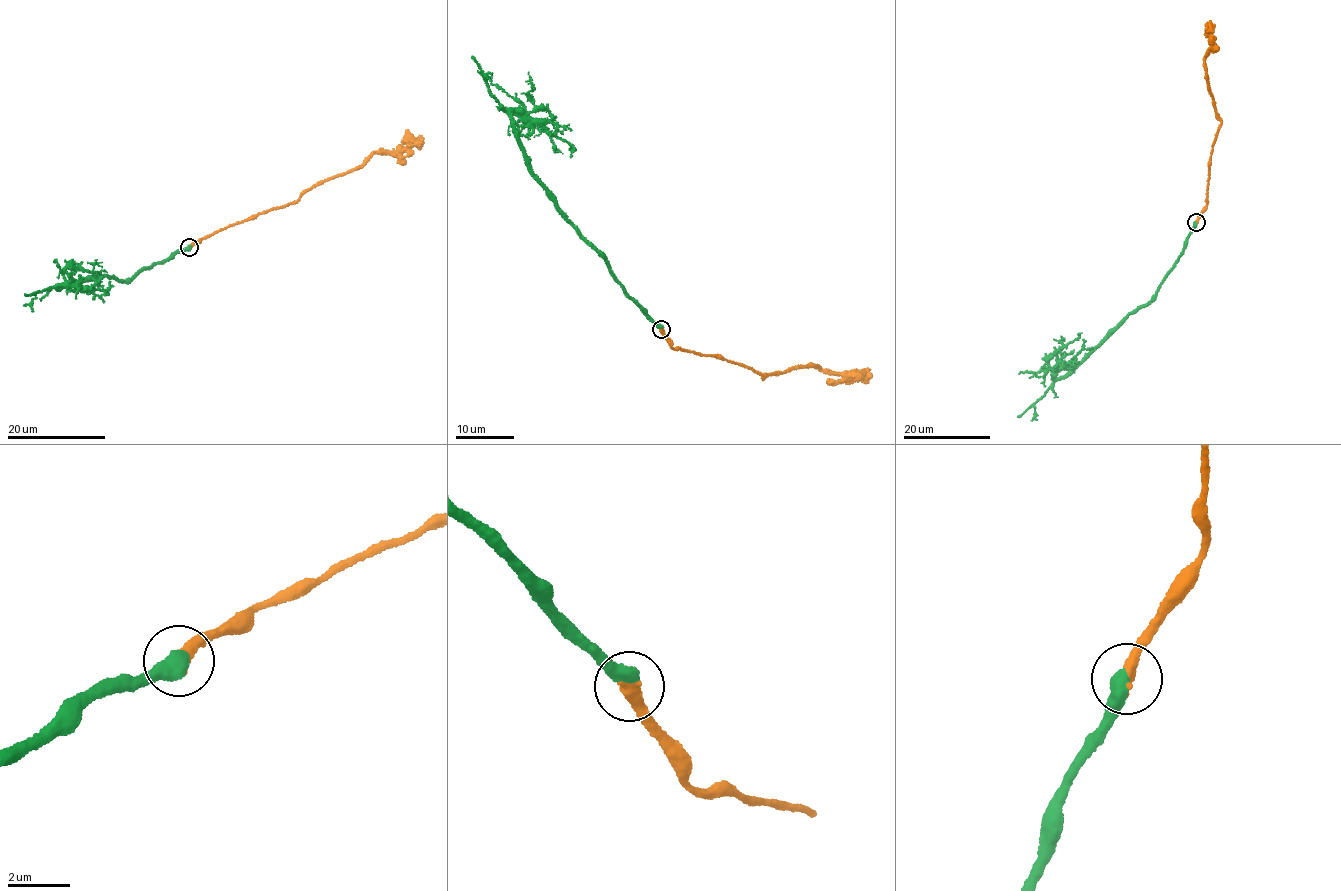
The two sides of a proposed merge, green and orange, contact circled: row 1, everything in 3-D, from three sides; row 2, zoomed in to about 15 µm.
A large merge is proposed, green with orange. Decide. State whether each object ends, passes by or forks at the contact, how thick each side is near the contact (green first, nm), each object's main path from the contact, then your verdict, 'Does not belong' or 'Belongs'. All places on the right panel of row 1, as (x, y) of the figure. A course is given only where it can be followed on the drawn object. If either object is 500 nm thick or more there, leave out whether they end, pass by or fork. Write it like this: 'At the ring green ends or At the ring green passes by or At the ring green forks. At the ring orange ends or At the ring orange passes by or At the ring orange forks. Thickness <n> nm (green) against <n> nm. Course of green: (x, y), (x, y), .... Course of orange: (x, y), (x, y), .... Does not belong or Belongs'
Thickness 550 nm (green) against 400 nm. Course of green: (1196, 223), (1178, 261), (1147, 304), (1131, 313), (1065, 375), (1054, 378), (1048, 361), (1082, 333). Course of orange: (1196, 223), (1207, 205), (1208, 170), (1220, 122), (1204, 60), (1212, 47), (1207, 23). Belongs

